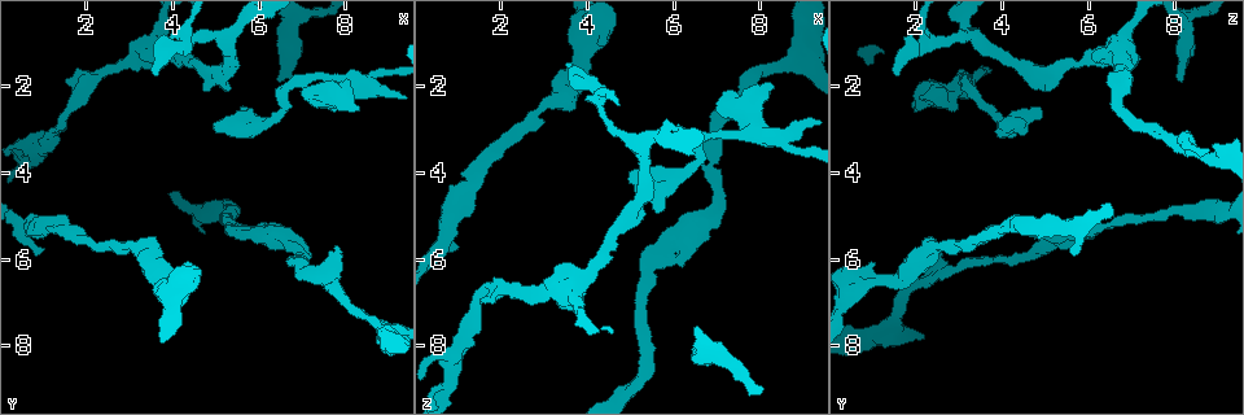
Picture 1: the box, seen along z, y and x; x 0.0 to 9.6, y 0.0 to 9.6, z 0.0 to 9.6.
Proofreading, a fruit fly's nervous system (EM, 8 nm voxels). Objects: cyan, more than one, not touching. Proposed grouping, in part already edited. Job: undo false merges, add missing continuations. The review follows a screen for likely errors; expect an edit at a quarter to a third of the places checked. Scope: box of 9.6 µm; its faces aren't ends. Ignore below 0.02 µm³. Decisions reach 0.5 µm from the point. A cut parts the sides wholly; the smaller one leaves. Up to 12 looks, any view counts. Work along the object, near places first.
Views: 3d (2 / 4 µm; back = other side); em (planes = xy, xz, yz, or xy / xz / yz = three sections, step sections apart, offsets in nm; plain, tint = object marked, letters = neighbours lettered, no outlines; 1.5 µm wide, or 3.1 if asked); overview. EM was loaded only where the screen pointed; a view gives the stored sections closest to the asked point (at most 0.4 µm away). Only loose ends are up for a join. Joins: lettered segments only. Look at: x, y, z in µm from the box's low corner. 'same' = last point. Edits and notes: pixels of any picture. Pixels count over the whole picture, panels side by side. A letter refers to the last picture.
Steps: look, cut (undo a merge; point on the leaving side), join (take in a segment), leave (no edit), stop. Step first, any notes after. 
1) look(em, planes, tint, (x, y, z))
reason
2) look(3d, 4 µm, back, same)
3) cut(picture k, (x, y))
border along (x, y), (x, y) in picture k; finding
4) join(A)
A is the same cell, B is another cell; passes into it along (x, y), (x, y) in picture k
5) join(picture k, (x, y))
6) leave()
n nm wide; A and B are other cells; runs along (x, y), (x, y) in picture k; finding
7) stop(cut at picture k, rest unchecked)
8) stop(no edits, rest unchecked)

look(em, planes, tint, (4.90, 2.95, 4.30))
thick end

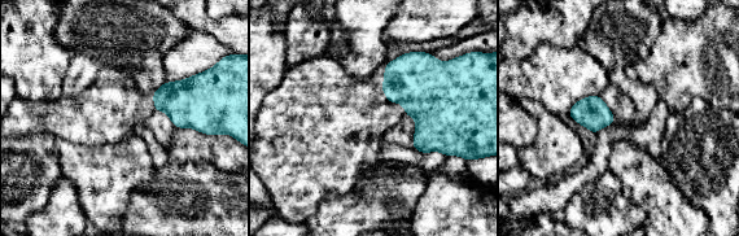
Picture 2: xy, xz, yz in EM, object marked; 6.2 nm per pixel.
look(em, planes, letters, same)
what lies round it

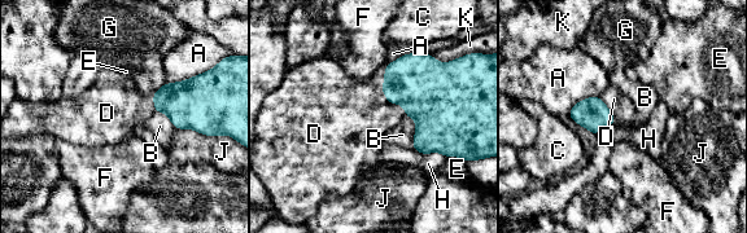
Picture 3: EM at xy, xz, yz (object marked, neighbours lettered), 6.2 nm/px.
join(D)
D is the same cell, A, B, C, E, F, G, H, J and K are other cells; passes into it along (438, 96), (400, 104), (363, 121) in picture 3; it goes on there

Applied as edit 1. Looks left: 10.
look(overview)
redraw

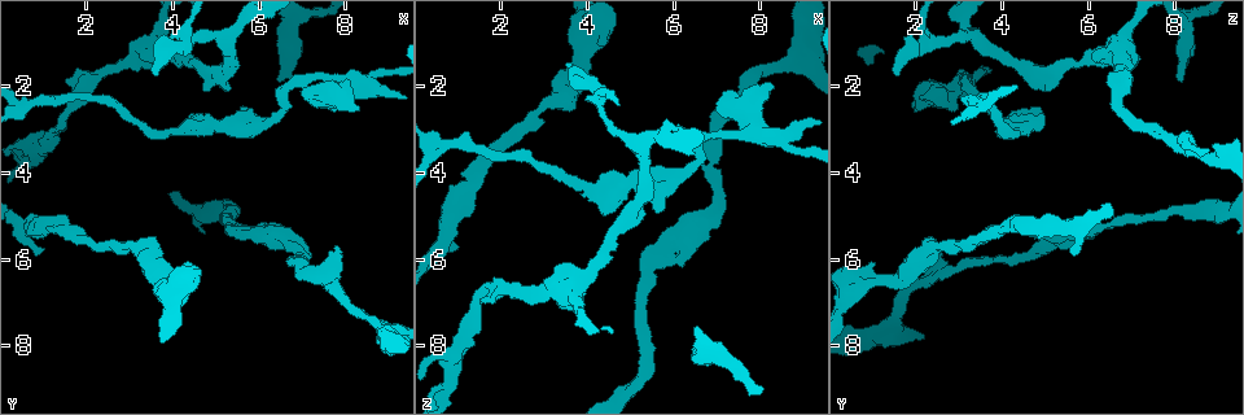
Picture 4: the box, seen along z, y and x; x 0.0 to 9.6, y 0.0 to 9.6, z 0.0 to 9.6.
look(3d, 2 µm, back, (3.05, 1.00, 6.50))
stops while still wide

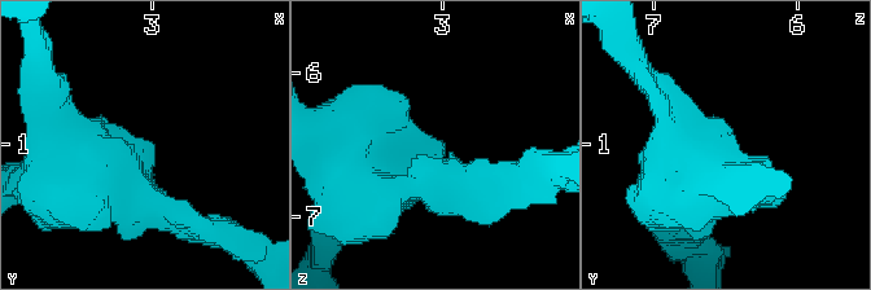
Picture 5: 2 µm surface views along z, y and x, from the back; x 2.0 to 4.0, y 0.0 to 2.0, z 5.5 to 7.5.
look(em, xz, step 8, letters, (3.06, 1.04, 6.44))
shape alone is not enough

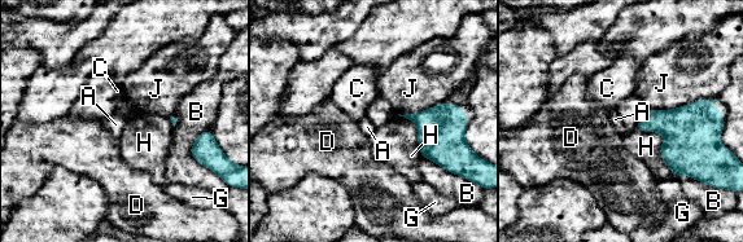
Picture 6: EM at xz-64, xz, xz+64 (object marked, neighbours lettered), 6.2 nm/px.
look(em, planes, letters, same)

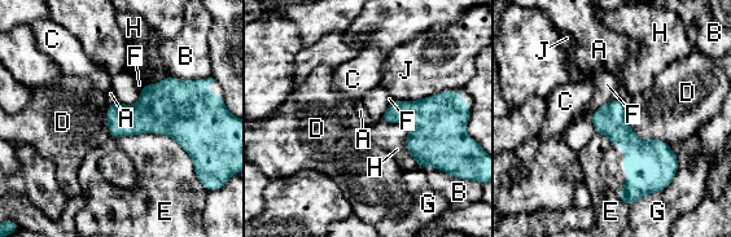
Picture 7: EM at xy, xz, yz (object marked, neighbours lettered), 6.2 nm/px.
leave()
E touches over 550 nm; A, B, C, D, E, F, G, H and J are other cells; border along (143, 86), (136, 102), (116, 102) in picture 7; no lettered segment goes on from it

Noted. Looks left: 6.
look(em, xy, step 4, letters, (6.50, 1.95, 8.15))
branch stops here

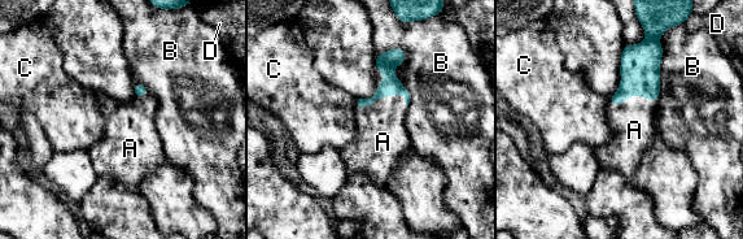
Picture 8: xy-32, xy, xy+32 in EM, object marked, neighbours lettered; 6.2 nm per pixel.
join(A)
A is the same cell, B, C and D are other cells; passes into it along (385, 62), (385, 95), (381, 135) in picture 8; it goes on there

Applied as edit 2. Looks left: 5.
look(overview)

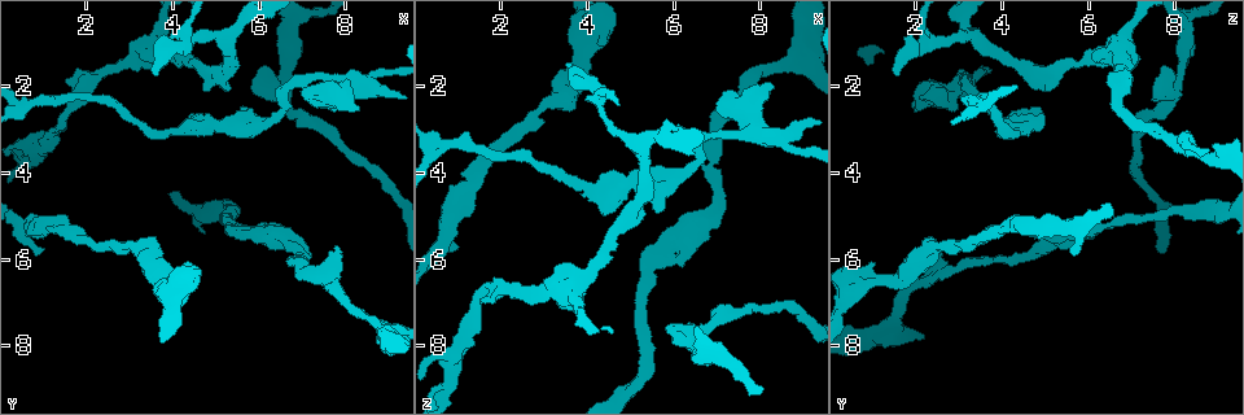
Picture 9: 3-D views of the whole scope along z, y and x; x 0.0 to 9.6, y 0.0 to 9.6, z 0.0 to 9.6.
look(3d, 4 µm, back, (7.80, 2.10, 3.00))
a fork

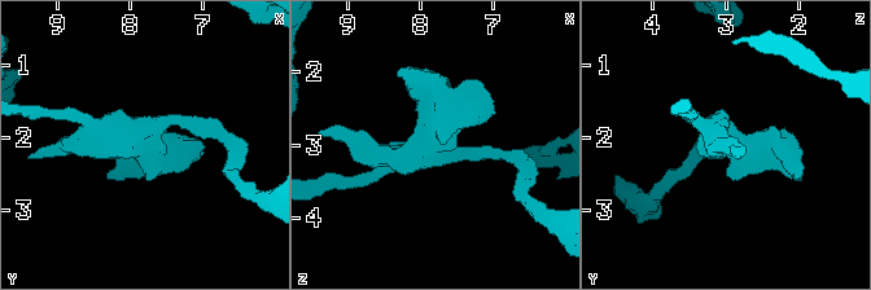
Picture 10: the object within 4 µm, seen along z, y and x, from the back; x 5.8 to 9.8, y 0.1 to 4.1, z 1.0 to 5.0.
look(em, xz, step 8, tint, (7.85, 2.05, 2.95))
3 arms; arms of 190, 380, 500 nm

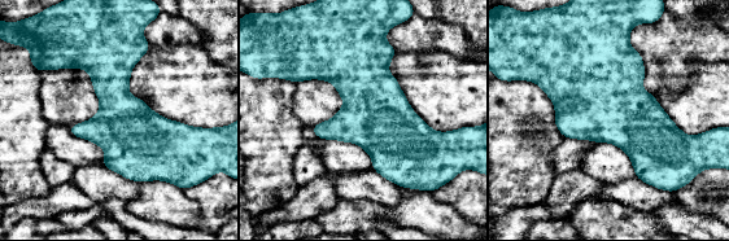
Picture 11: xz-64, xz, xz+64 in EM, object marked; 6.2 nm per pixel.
look(em, xz, step 8, letters, same)

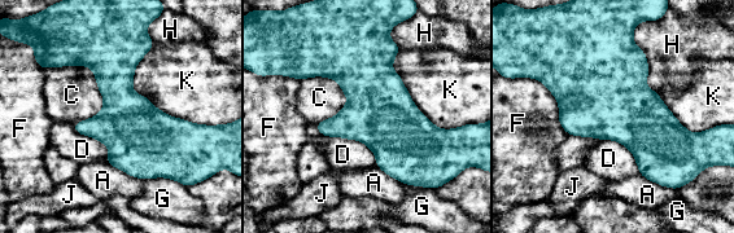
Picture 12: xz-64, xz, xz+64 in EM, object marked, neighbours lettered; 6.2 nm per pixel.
leave()
A, C, D, F, G, H, J and K are other cells; border along (43, 69), (87, 65), (103, 109) in picture 12; one cell here

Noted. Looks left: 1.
stop(join at picture 3, join at picture 8, rest unchecked)

